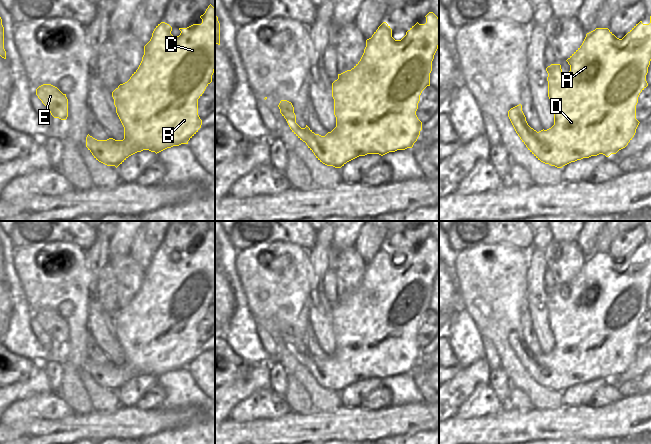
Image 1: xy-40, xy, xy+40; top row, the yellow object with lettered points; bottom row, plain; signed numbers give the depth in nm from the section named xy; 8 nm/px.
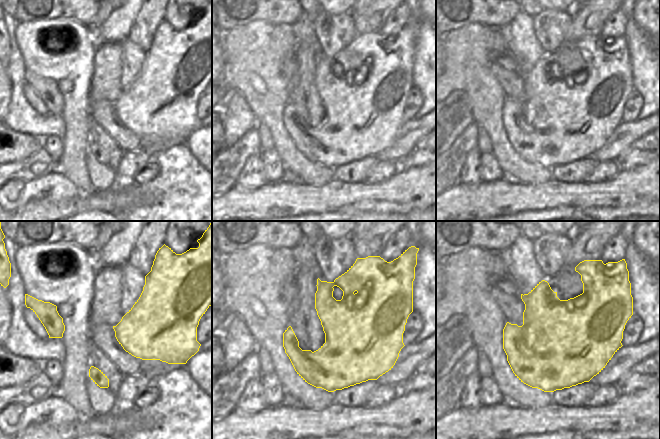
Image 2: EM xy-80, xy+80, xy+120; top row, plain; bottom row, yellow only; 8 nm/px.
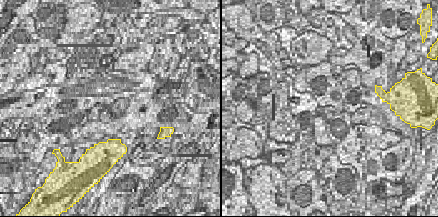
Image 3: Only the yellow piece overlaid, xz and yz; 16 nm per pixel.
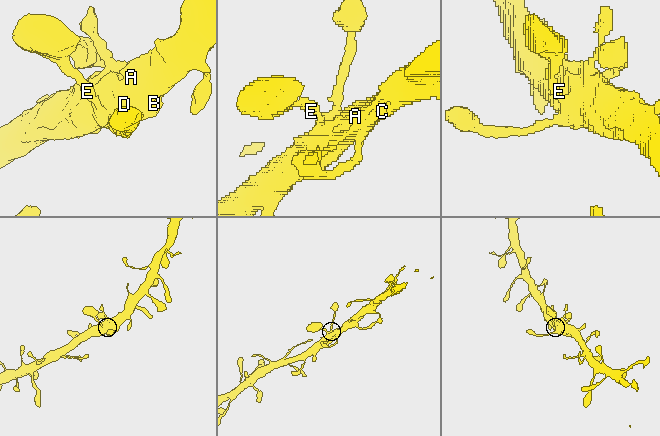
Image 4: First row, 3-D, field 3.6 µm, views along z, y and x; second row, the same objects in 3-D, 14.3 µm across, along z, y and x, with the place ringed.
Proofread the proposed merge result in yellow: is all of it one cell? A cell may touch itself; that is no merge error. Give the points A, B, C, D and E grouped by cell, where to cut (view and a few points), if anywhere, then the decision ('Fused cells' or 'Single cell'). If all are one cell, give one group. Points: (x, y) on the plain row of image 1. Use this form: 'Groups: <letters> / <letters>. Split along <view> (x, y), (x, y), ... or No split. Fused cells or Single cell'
Groups: A B C D E. No split. Single cell.

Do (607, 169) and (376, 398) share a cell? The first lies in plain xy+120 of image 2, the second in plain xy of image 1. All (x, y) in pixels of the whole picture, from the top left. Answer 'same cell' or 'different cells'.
same cell

